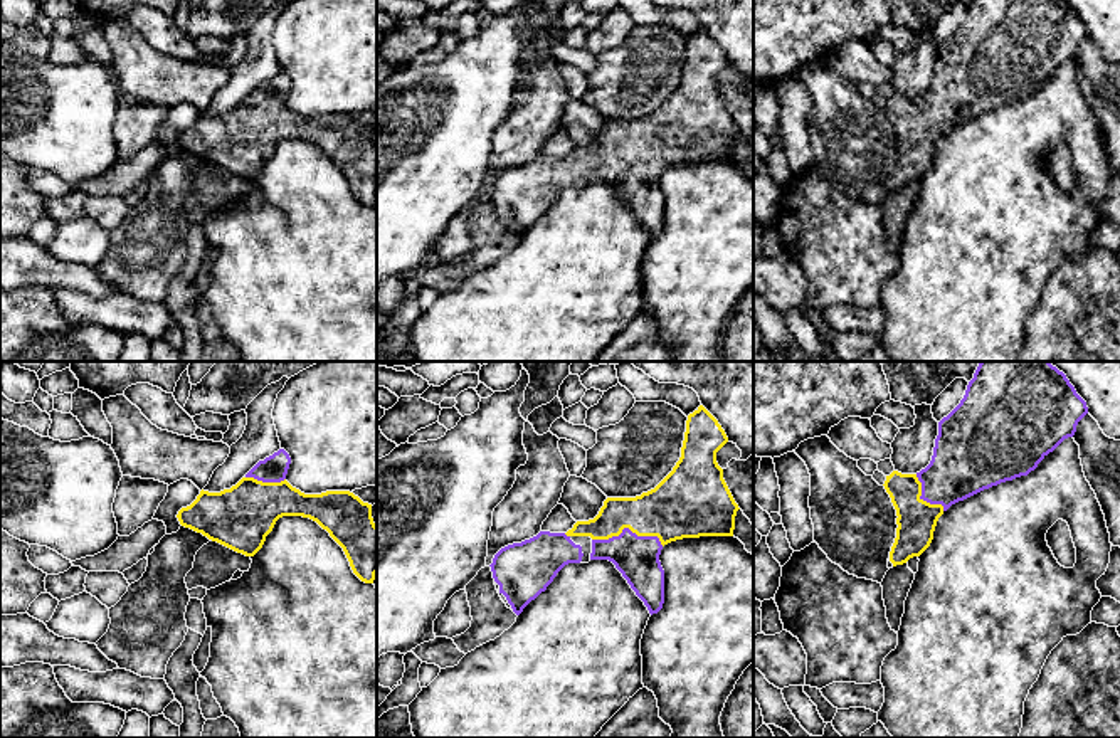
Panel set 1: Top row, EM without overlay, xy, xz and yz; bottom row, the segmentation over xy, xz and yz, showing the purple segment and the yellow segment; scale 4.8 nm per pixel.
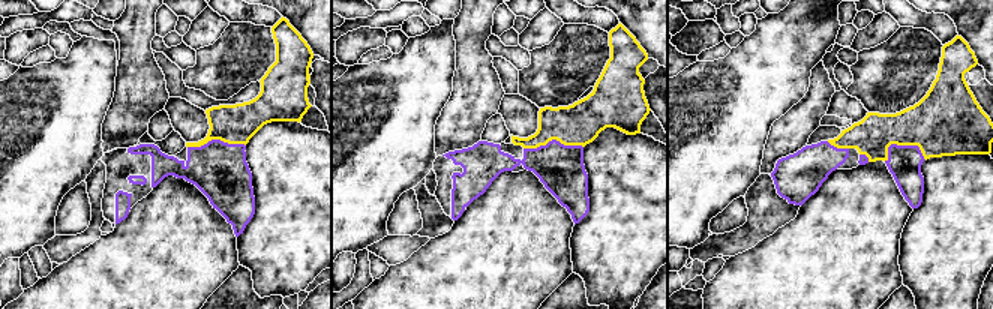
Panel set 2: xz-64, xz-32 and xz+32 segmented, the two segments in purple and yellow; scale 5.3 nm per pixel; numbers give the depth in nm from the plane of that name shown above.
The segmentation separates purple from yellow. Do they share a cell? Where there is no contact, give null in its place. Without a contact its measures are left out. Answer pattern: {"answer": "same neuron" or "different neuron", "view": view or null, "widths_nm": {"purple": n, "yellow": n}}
{"answer": "same neuron", "view": "xz", "widths_nm": {"purple": 200, "yellow": 280}}

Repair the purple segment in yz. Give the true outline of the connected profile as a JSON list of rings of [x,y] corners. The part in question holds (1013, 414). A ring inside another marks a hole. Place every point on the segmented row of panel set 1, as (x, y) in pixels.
[[[980,361],[960,403],[938,422],[930,464],[917,474],[893,471],[885,489],[896,509],[893,567],[920,556],[932,543],[938,518],[955,503],[1028,476],[1088,414],[1086,402],[1049,361]]]

